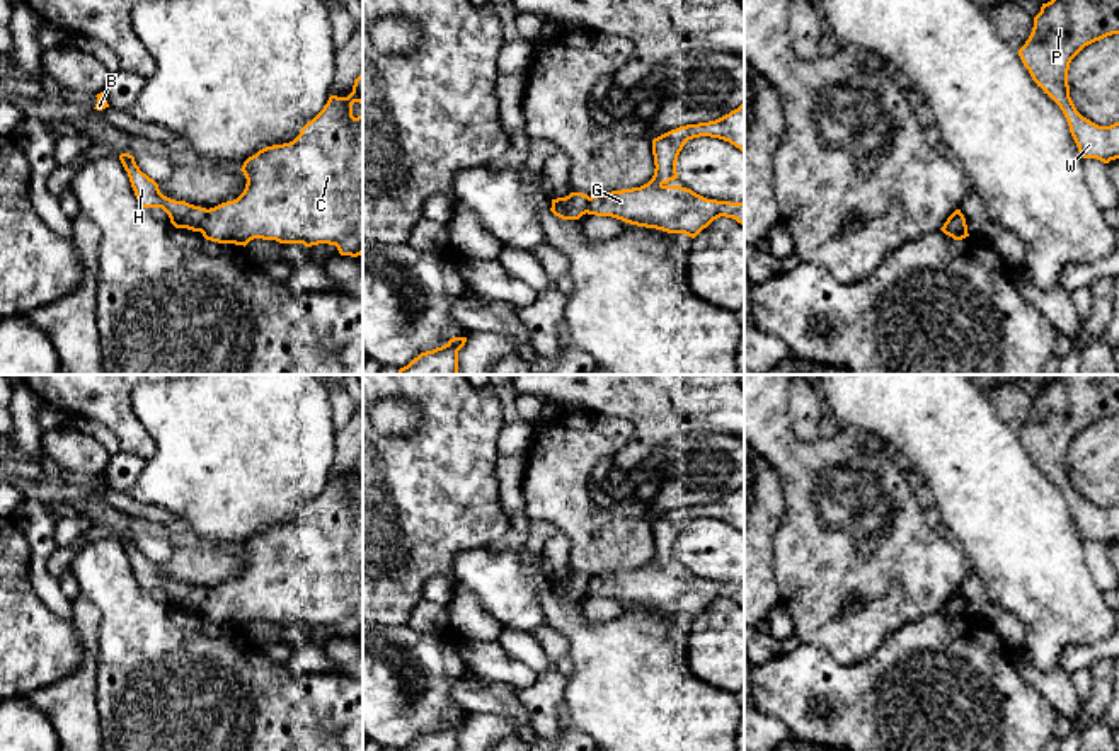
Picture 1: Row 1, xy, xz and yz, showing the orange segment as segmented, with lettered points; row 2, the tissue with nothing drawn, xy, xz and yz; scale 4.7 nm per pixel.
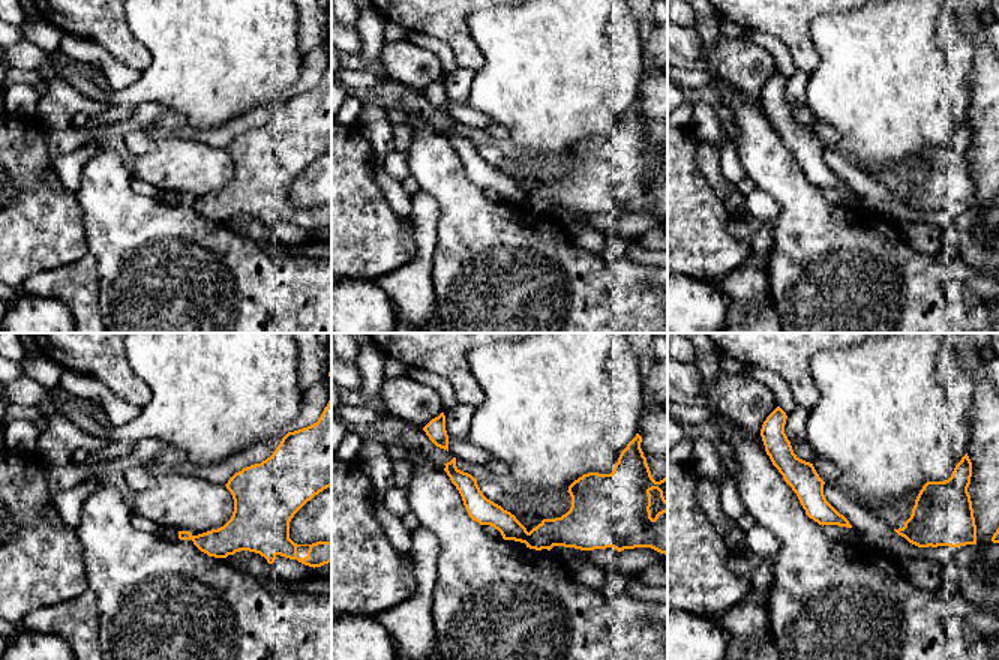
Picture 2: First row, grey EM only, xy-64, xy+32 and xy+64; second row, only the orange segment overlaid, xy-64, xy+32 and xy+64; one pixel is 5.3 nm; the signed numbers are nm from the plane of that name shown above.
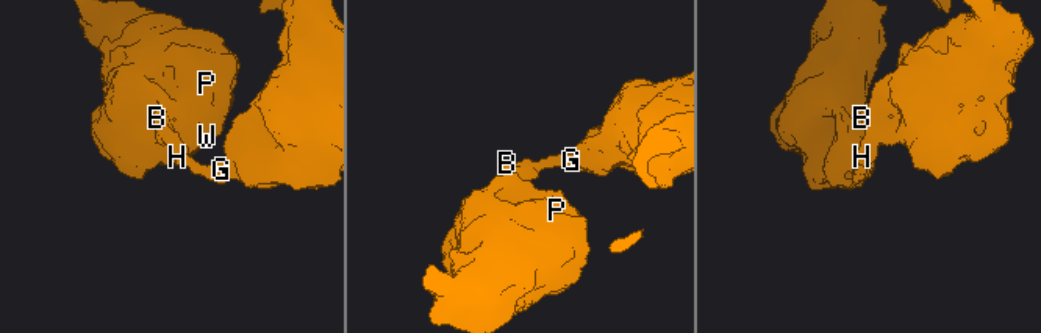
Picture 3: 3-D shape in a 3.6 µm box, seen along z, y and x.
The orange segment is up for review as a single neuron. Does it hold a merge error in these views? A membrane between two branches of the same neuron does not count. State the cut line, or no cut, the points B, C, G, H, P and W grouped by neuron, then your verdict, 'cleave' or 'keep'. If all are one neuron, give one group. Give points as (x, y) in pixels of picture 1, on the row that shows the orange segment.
xy (208, 210), (205, 225), (200, 230) | B H P W / C G | cleave

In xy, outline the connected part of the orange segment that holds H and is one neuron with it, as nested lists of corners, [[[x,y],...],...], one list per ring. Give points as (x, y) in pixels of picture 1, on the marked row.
[[[121,153],[119,160],[128,172],[131,187],[141,208],[162,208],[175,228],[187,228],[192,232],[203,230],[208,215],[206,208],[164,196],[158,184],[140,170],[133,155]]]

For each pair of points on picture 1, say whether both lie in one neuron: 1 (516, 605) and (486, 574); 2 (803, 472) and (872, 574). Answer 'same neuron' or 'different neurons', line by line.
1: same neuron
2: same neuron

